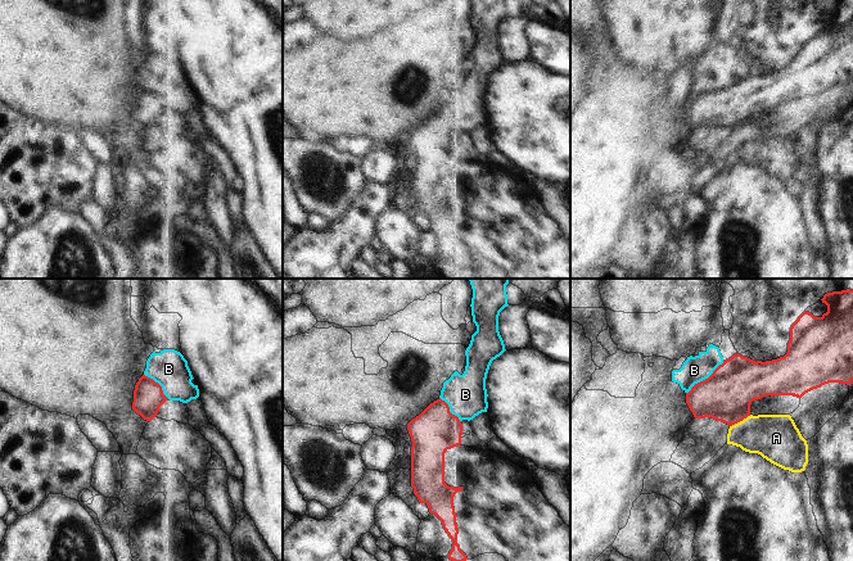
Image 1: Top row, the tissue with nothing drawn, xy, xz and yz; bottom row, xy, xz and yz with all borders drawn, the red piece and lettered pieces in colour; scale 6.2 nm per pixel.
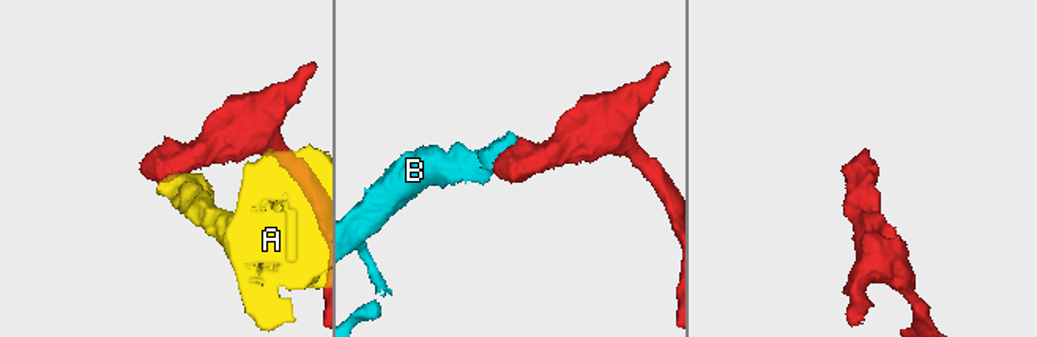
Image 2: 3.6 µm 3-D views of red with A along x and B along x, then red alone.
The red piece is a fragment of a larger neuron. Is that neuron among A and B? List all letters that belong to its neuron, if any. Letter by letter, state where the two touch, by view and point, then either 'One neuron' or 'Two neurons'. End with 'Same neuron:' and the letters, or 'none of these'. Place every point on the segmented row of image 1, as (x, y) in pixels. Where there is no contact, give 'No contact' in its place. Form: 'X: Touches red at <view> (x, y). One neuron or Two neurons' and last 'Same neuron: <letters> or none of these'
A: Touches red at yz (740, 420). Two neurons
B: Touches red at yz (705, 379). One neuron
Same neuron: B.

